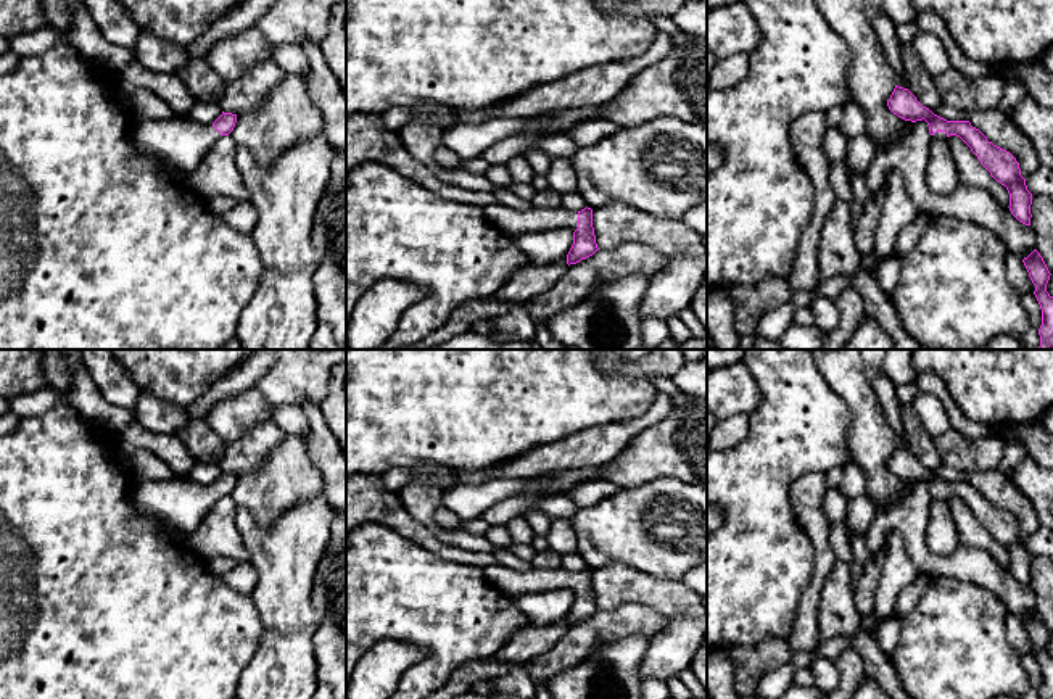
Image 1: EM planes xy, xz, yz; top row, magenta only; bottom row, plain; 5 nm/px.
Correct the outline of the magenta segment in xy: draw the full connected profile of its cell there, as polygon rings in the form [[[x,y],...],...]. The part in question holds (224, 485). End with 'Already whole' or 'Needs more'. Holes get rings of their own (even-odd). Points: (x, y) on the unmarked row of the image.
[[[224,474],[213,485],[195,483],[188,477],[171,480],[137,478],[130,503],[143,515],[158,515],[164,523],[192,533],[211,506],[222,496],[229,496],[237,483],[237,475]]]. Needs more

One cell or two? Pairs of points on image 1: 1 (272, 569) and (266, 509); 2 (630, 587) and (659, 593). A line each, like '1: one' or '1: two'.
1: two
2: one

